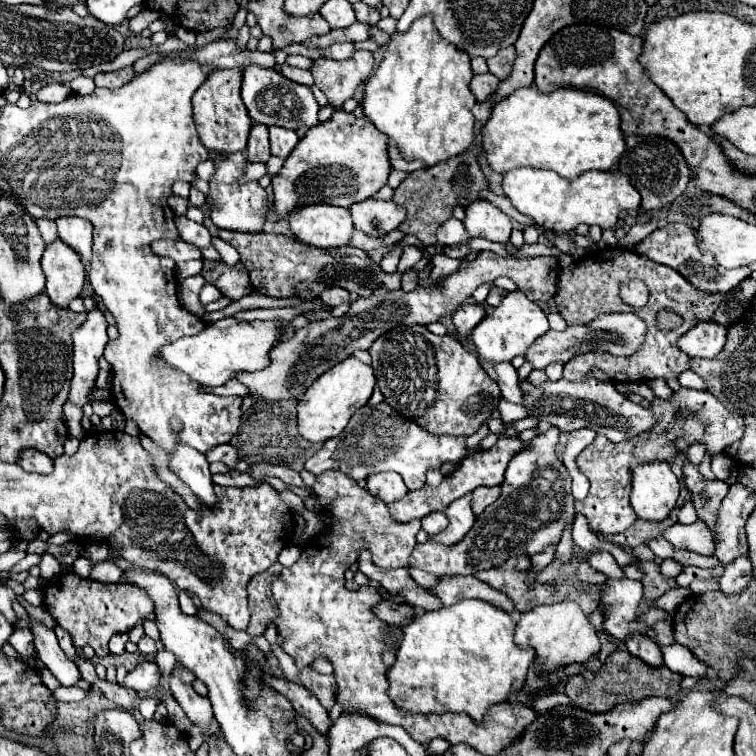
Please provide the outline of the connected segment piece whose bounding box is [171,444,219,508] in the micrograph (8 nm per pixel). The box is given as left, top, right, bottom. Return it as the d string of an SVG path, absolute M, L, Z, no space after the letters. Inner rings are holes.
M179 444L171 460L171 470L203 500L203 504L207 504L209 508L217 506L219 500L215 494L215 482L205 454Z

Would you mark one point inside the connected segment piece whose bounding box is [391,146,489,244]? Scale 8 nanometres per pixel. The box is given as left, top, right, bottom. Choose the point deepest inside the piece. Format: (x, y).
(429, 195)

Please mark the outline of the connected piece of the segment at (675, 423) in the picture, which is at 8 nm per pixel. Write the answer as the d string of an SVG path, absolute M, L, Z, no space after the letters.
M681 388L673 394L669 402L655 400L651 404L651 410L655 412L659 424L651 428L649 432L625 440L621 444L613 444L607 438L595 438L579 456L577 464L581 472L589 478L591 490L589 496L581 502L575 502L575 512L581 512L589 520L589 528L593 532L601 534L617 534L627 530L635 520L633 508L629 508L629 490L631 486L631 472L641 462L653 462L653 460L667 460L673 458L677 452L685 452L693 442L707 444L707 450L717 454L723 452L725 446L741 440L745 432L745 420L741 416L733 416L711 392L699 392L699 390L687 390Z

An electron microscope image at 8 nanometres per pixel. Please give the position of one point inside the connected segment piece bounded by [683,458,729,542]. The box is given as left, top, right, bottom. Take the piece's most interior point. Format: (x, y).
(706, 495)

